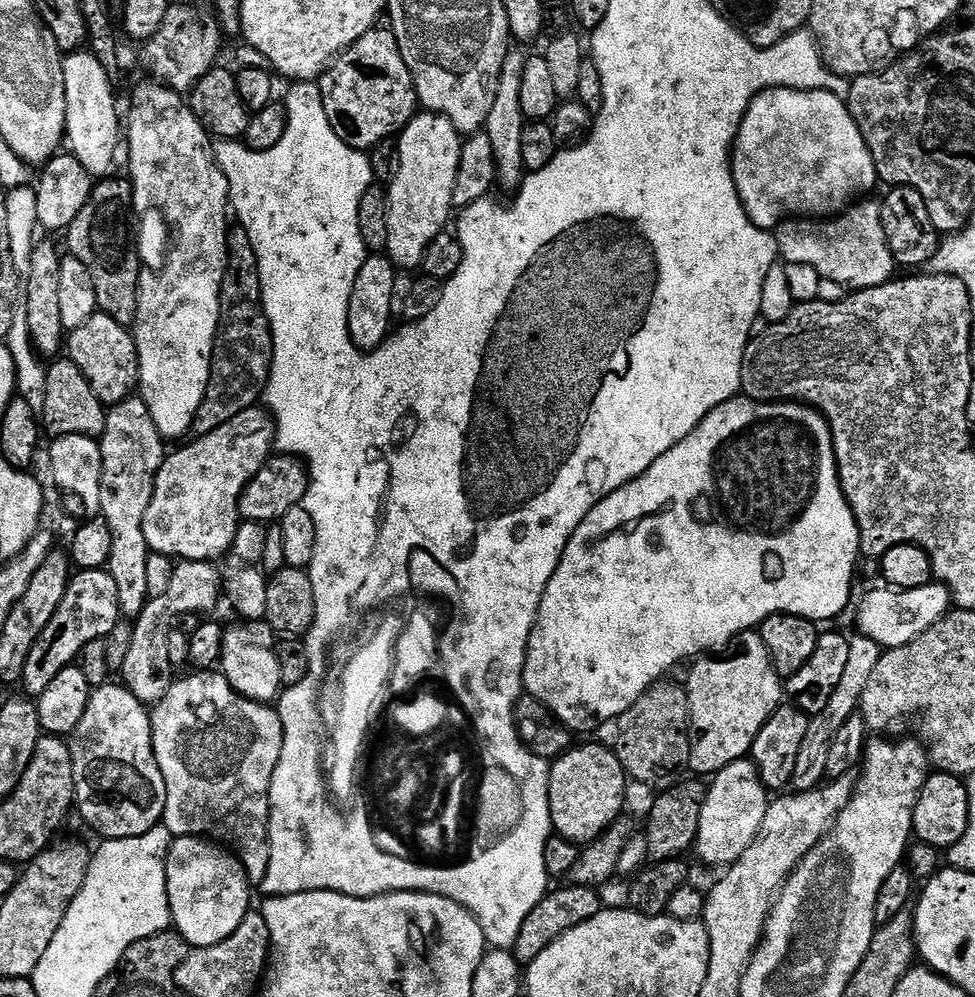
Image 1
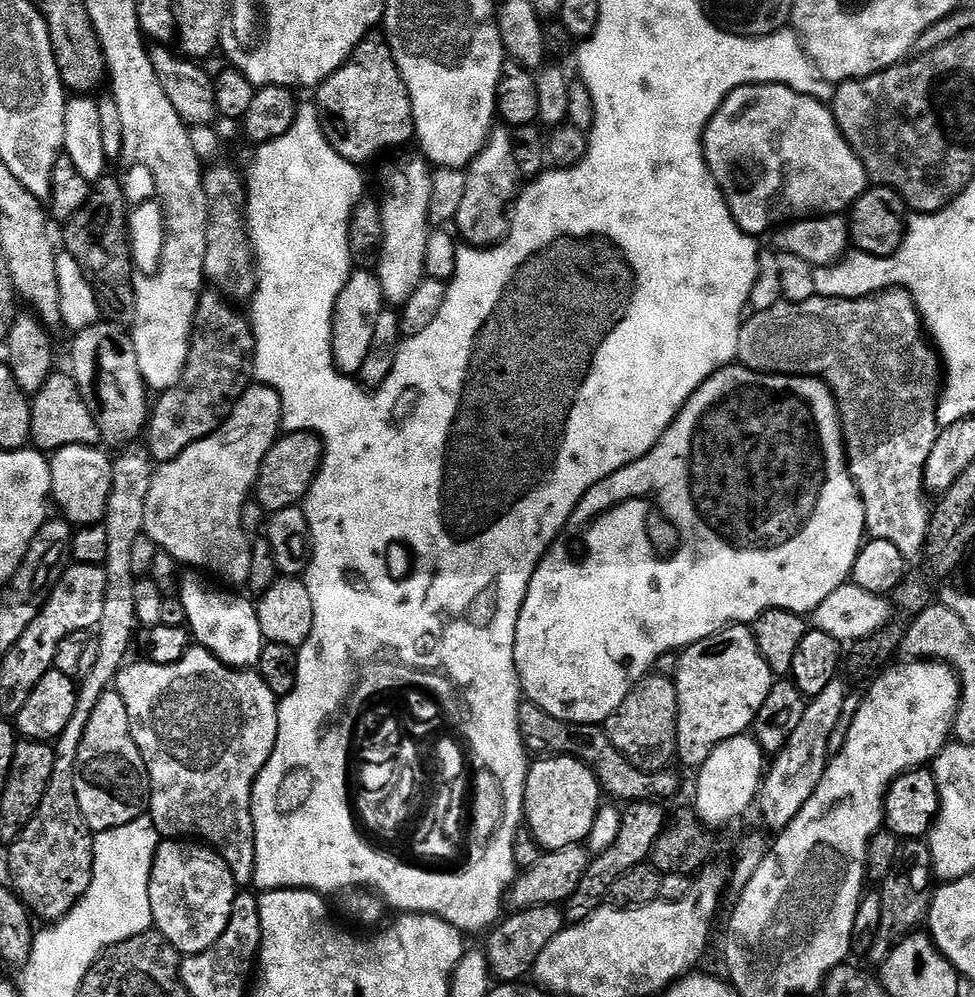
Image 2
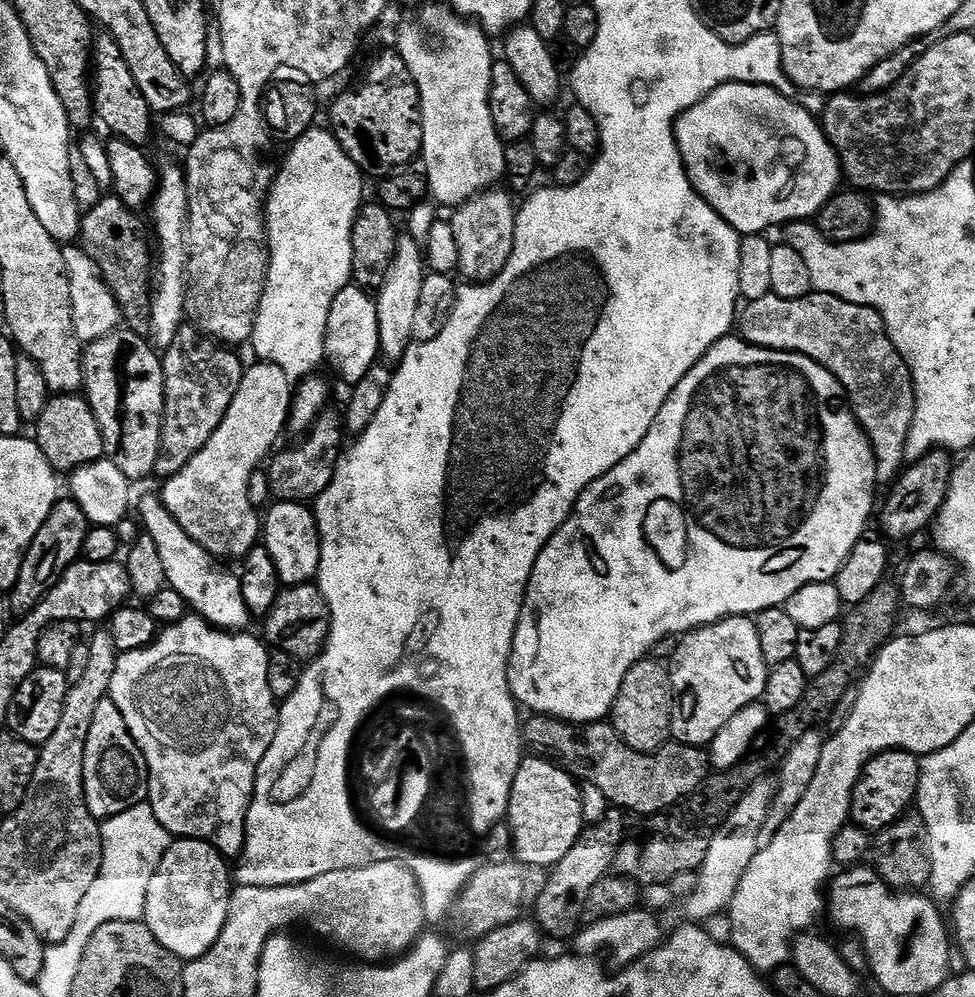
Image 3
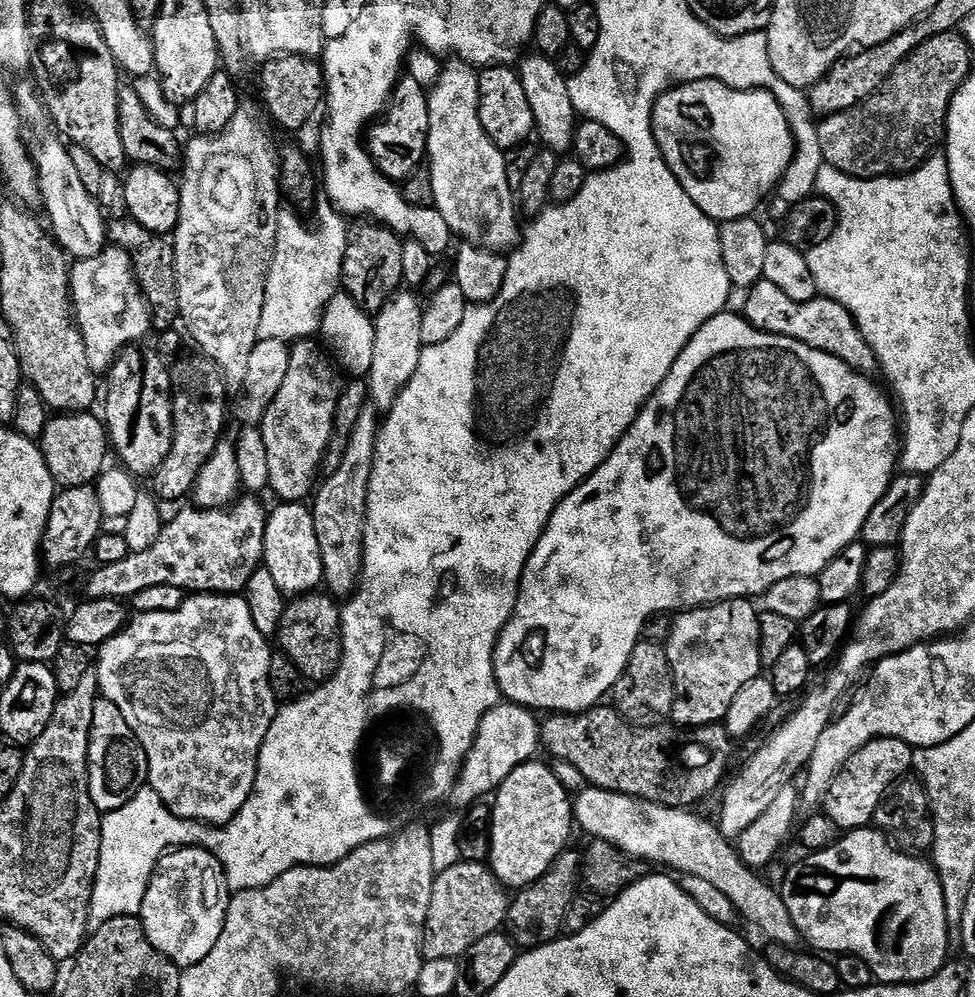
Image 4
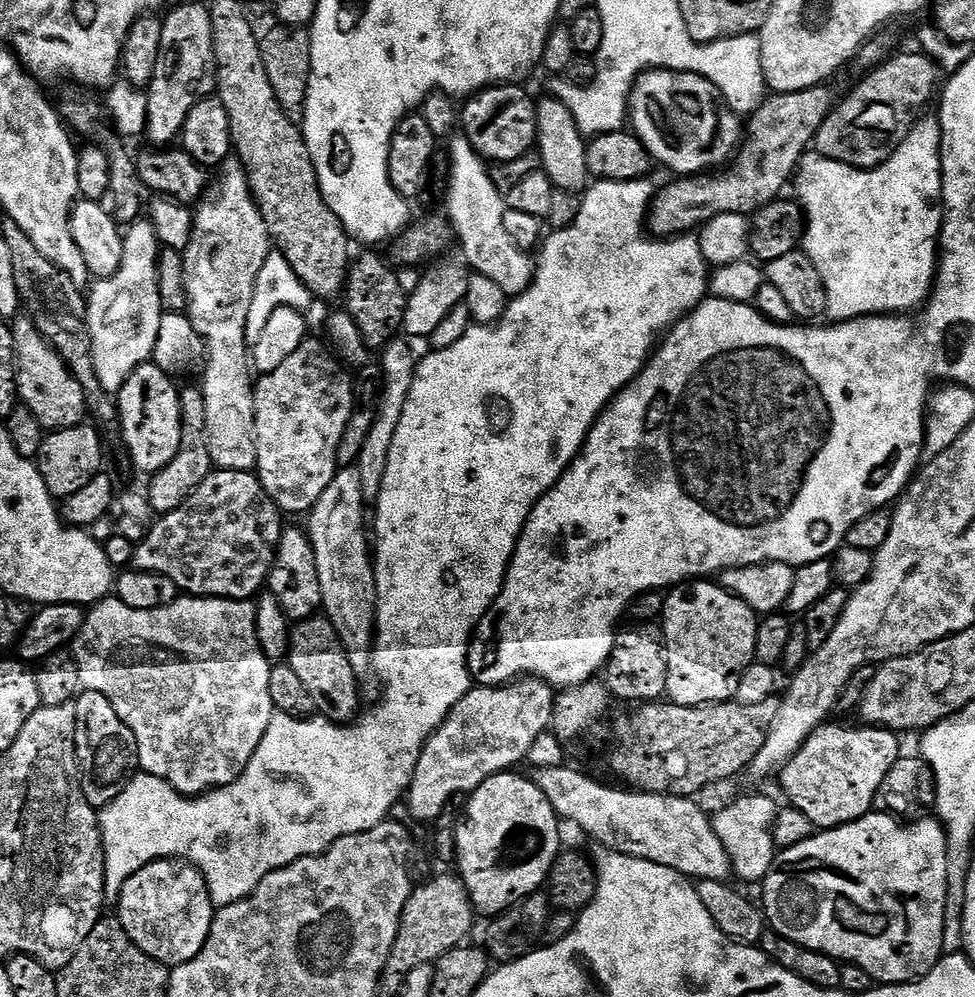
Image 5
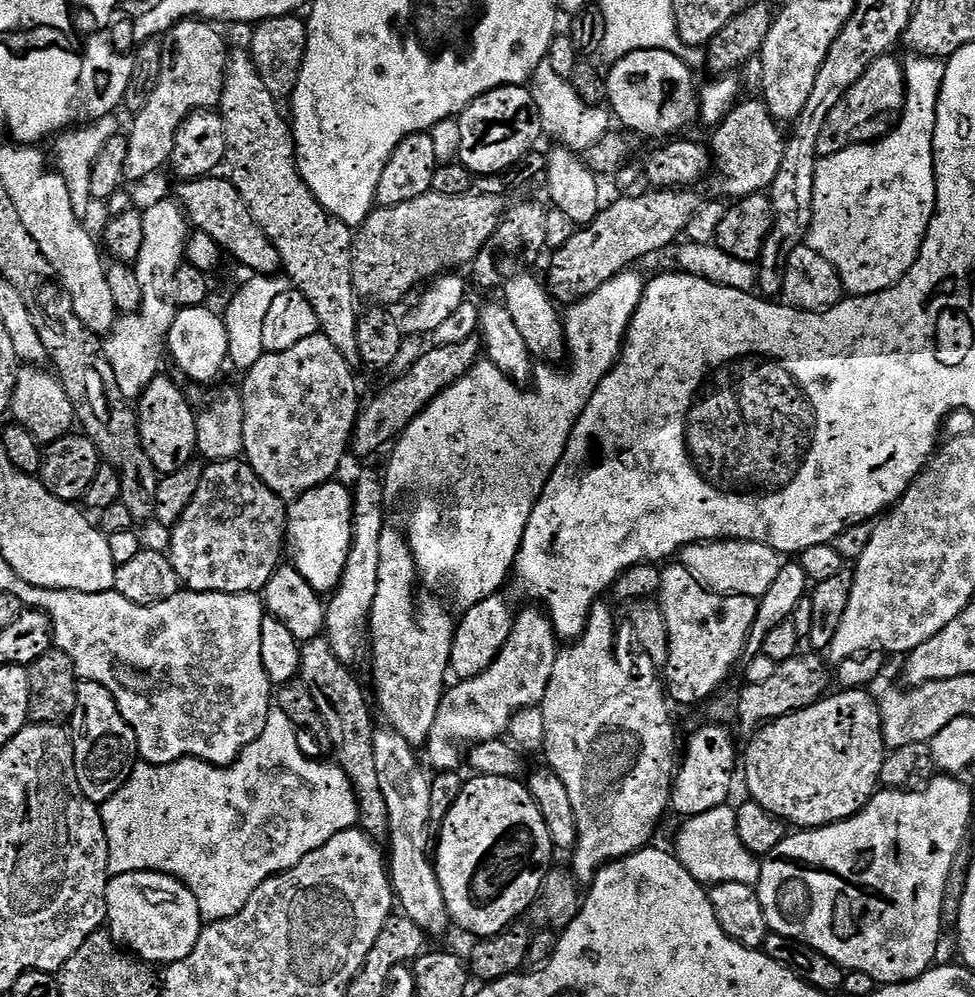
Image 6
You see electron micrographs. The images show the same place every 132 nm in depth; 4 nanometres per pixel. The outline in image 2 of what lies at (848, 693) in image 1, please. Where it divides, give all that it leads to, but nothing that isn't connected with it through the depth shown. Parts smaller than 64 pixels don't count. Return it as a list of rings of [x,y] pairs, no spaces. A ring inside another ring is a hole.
[[[843,679],[832,680],[822,694],[813,697],[802,714],[801,725],[794,730],[790,742],[783,751],[777,753],[773,766],[769,767],[764,780],[761,781],[760,795],[757,797],[757,809],[765,822],[775,830],[782,830],[801,812],[802,806],[813,796],[818,782],[828,767],[829,742],[832,732],[843,721],[846,706],[846,688]]]

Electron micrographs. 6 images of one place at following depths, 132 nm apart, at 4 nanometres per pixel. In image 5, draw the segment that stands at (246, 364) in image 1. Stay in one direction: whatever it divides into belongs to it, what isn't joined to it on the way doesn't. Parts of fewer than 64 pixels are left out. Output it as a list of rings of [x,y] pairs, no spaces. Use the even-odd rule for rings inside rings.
[[[203,387],[180,388],[180,413],[184,419],[182,446],[178,446],[178,454],[174,454],[174,462],[170,462],[170,466],[151,473],[149,480],[152,481],[146,487],[150,506],[157,514],[178,510],[178,506],[185,504],[214,471],[206,440],[206,398]]]

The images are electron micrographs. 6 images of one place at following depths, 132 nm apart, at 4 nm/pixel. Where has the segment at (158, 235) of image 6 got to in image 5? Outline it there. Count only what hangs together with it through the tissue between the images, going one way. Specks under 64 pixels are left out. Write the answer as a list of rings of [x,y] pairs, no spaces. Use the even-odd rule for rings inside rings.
[[[141,218],[127,225],[123,237],[122,266],[112,276],[97,279],[88,292],[86,323],[92,339],[94,370],[101,389],[109,394],[119,394],[130,374],[152,360],[158,326],[165,316],[158,282],[162,245],[152,221]]]

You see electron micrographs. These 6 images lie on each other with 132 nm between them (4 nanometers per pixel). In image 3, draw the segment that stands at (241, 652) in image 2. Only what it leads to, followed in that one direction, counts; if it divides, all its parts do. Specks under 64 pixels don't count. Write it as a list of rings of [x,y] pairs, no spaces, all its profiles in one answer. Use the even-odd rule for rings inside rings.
[[[156,493],[144,494],[136,502],[136,512],[143,531],[154,540],[163,563],[167,587],[173,588],[185,600],[187,607],[214,628],[226,632],[247,629],[250,613],[246,598],[242,596],[242,582],[235,571],[227,568],[227,563],[211,556],[166,510],[163,499]]]

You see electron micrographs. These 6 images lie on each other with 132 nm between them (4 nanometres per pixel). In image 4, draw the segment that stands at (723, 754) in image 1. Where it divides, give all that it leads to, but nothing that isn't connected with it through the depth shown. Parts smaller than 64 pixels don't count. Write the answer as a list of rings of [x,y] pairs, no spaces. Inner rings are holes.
[[[748,598],[719,600],[702,608],[689,608],[673,619],[676,621],[666,639],[676,683],[676,701],[670,713],[673,725],[691,730],[727,721],[730,702],[738,698],[738,690],[761,675],[760,617],[752,604]]]

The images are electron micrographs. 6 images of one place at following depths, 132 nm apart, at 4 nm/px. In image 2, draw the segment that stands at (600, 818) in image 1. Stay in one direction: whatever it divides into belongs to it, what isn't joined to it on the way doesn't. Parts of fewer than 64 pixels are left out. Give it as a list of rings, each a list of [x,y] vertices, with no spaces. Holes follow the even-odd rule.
[[[550,756],[537,760],[531,765],[525,784],[526,828],[532,831],[541,849],[549,852],[562,850],[571,844],[584,844],[600,812],[600,779],[572,756]]]

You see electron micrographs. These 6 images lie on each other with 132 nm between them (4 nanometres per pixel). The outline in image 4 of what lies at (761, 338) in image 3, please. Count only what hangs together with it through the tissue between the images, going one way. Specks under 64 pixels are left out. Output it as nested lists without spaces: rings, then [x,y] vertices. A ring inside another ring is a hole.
[[[763,279],[749,291],[742,315],[759,332],[768,332],[771,336],[785,336],[811,348],[822,350],[846,362],[858,372],[872,374],[872,371],[877,371],[874,350],[870,350],[866,338],[862,338],[856,319],[838,302],[827,298],[817,298],[805,304],[799,304],[791,301],[778,286]]]

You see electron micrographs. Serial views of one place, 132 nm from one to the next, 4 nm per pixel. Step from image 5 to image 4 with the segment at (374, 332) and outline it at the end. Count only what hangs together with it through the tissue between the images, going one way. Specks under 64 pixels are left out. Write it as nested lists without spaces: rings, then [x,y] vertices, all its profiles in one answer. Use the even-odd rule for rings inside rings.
[[[360,222],[357,228],[351,229],[346,246],[345,262],[342,266],[342,288],[345,293],[352,296],[357,306],[363,308],[369,314],[375,314],[388,305],[389,301],[397,292],[401,291],[404,280],[404,244],[397,233],[384,227],[379,222]]]

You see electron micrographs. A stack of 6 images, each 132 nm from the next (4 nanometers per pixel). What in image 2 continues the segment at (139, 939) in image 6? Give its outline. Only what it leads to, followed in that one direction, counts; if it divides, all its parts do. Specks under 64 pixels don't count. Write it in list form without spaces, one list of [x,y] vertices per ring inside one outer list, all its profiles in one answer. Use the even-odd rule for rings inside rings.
[[[172,838],[165,839],[161,843],[156,851],[156,861],[152,863],[152,877],[148,883],[146,903],[152,911],[155,931],[166,937],[175,946],[177,952],[184,956],[196,956],[199,952],[204,952],[210,946],[214,946],[218,938],[222,938],[232,917],[232,907],[238,895],[238,885],[235,874],[220,855],[213,854],[204,846],[187,848],[184,844],[187,843],[177,842]]]

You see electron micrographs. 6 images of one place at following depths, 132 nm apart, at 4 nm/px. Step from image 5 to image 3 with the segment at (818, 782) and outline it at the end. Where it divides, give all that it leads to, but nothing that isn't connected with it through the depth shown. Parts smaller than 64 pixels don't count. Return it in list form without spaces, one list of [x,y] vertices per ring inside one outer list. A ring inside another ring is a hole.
[[[893,750],[873,757],[866,771],[856,784],[852,815],[855,823],[867,828],[869,833],[879,834],[895,824],[917,803],[920,790],[920,760],[912,752]]]

